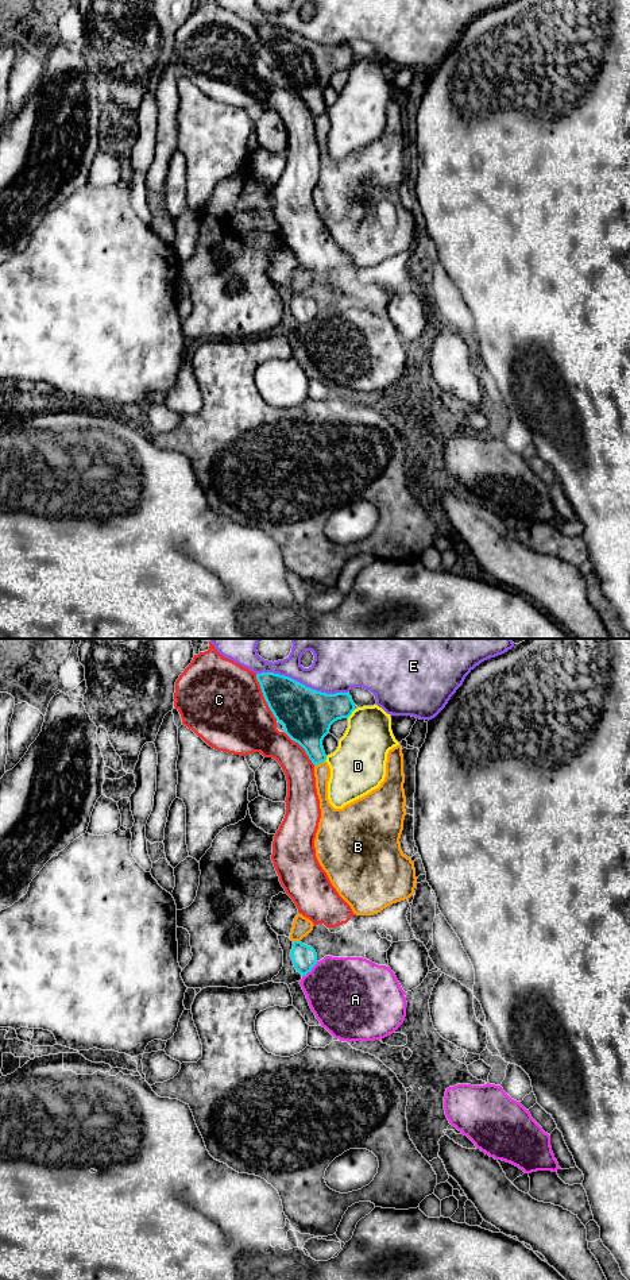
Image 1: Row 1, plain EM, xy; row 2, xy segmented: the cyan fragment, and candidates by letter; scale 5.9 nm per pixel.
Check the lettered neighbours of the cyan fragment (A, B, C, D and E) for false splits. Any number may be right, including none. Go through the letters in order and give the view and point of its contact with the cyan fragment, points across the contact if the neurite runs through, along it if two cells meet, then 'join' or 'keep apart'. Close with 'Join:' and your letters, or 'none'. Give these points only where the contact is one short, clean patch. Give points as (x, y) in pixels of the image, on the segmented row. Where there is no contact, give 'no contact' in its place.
A: xy (310, 970) | keep apart
B: xy (319, 763) | keep apart
C: xy (263, 696) | keep apart
D: xy (351, 713) | keep apart
E: xy (301, 683) | keep apart
Join: none

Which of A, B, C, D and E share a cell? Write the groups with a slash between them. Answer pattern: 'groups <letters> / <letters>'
groups A / B / C / D / E

